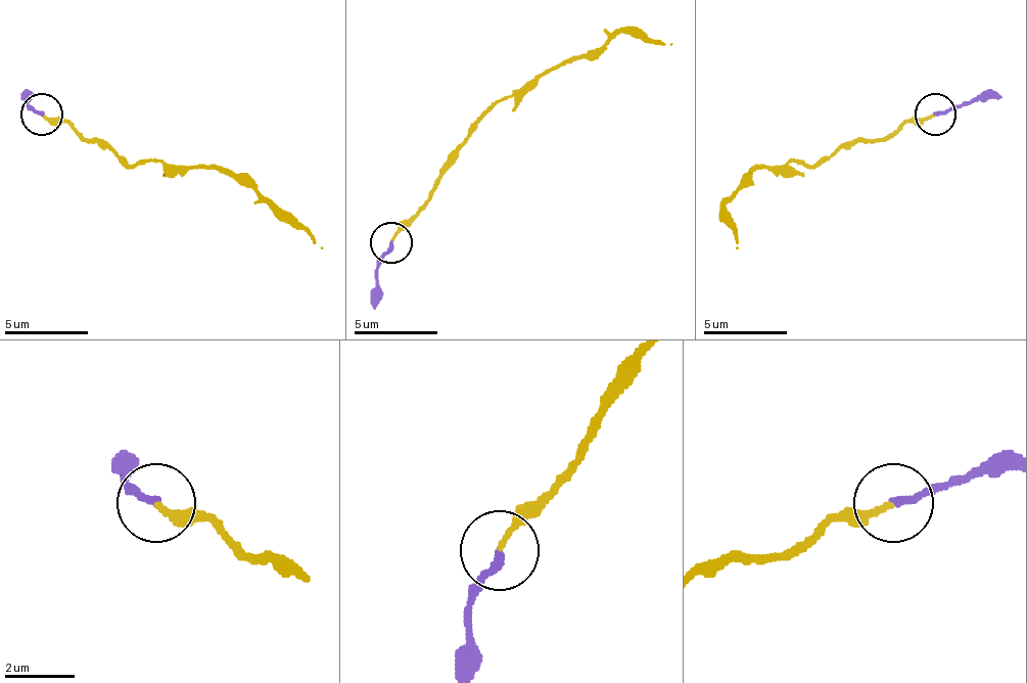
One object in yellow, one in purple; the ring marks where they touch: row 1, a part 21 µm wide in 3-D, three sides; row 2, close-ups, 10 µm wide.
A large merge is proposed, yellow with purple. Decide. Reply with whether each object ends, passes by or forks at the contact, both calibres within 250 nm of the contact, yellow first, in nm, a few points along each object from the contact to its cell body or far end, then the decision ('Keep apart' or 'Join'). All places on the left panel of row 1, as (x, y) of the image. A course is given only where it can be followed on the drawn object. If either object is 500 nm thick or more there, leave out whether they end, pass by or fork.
At the ring yellow ends. At the ring purple ends. Thickness 140 nm (yellow) against 240 nm. Course of yellow: (41, 115), (61, 120), (83, 140), (95, 140), (129, 165), (149, 161), (203, 165), (241, 174), (321, 248). Course of purple: (41, 115), (25, 98). Join

